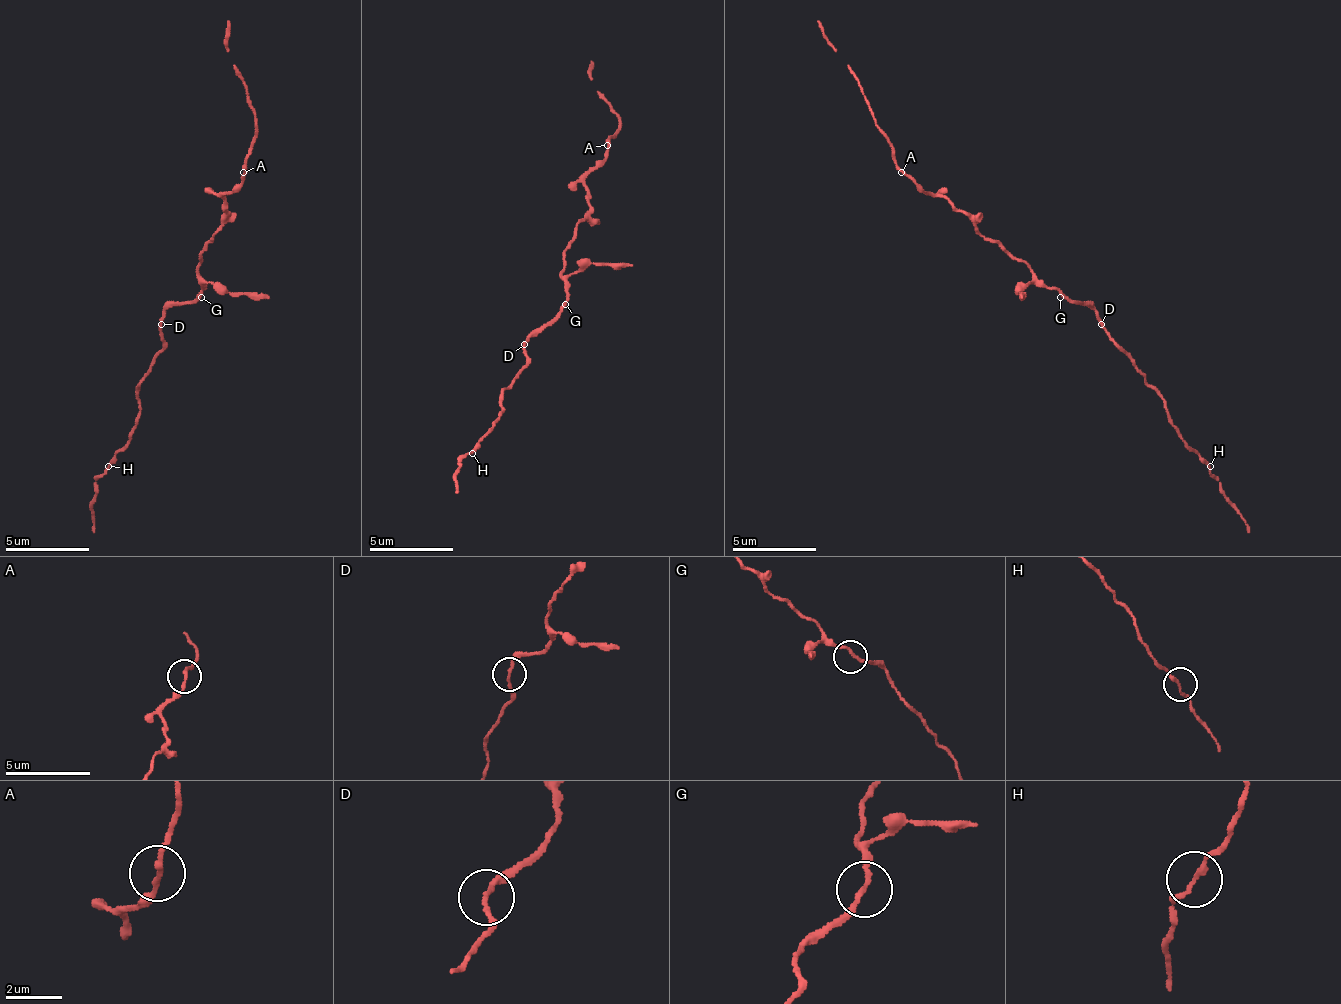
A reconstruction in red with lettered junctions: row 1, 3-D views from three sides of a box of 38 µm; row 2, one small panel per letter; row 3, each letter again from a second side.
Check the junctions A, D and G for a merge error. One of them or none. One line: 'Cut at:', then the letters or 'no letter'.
Cut at: no letter

